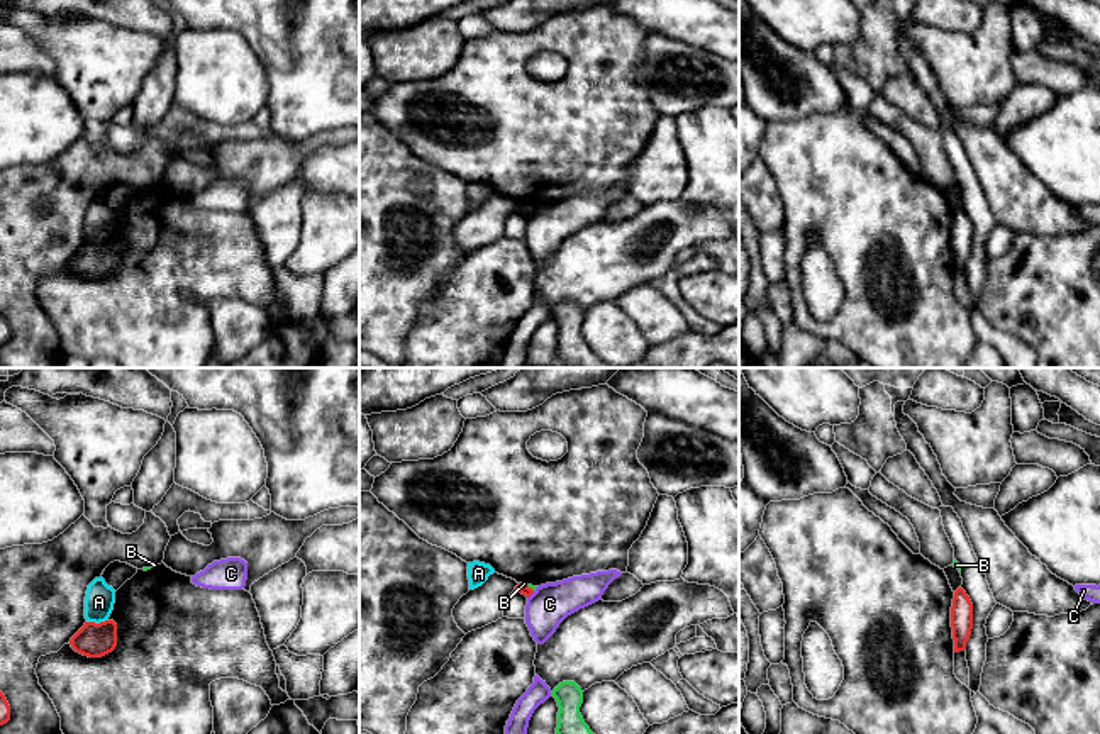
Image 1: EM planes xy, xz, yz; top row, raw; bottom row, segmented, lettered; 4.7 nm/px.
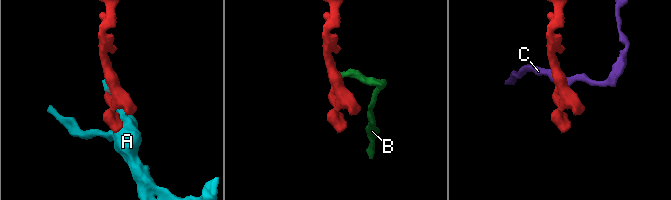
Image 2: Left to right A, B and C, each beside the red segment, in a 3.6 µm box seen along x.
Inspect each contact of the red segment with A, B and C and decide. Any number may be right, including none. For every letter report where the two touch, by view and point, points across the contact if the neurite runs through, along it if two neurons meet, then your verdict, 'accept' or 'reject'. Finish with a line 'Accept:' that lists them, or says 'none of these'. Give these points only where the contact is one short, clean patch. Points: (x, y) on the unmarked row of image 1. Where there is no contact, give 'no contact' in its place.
A: meets red in xy at (97, 244); reject
B: meets red in xz at (527, 207); border along xz (522, 204), (534, 211); reject
C: meets red in xz at (531, 214); border along xz (534, 212), (527, 219); reject
Accept: none of these

